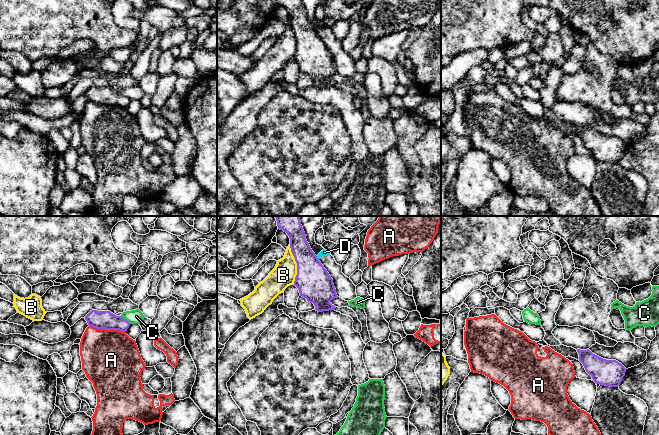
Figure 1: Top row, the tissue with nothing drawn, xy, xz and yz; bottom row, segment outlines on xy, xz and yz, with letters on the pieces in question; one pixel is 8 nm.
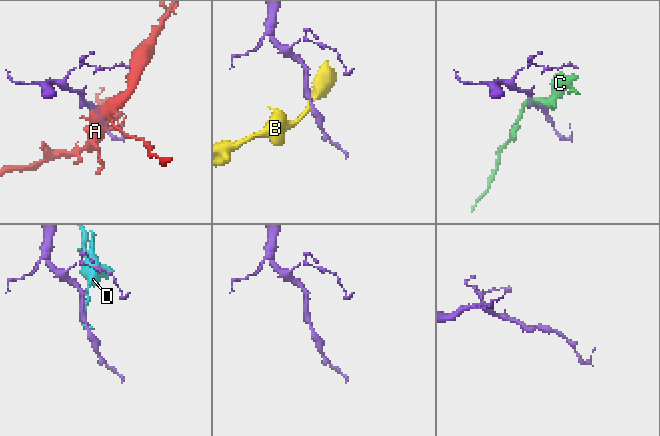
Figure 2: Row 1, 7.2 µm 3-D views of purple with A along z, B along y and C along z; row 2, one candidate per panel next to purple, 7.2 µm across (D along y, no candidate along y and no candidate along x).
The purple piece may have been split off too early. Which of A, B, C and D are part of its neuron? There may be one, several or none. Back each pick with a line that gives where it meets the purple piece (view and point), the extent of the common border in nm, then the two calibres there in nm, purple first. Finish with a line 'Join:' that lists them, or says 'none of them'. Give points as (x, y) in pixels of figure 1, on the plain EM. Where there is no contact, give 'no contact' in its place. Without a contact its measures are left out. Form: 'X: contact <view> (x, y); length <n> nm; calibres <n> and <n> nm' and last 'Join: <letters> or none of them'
Join: none of them

